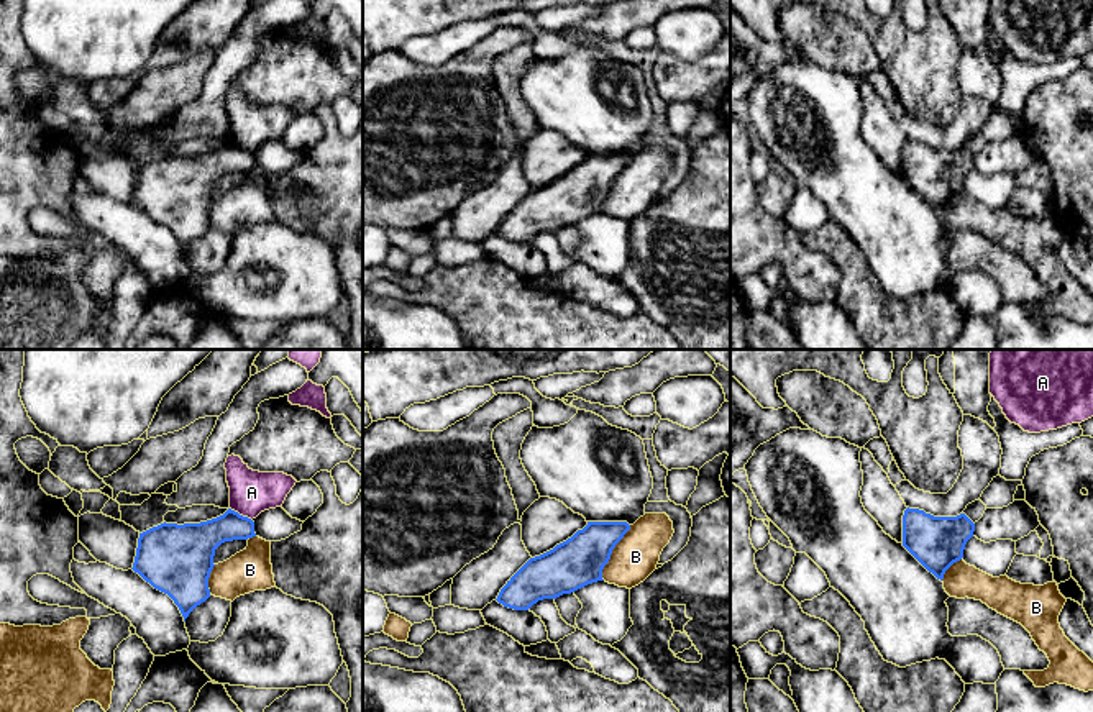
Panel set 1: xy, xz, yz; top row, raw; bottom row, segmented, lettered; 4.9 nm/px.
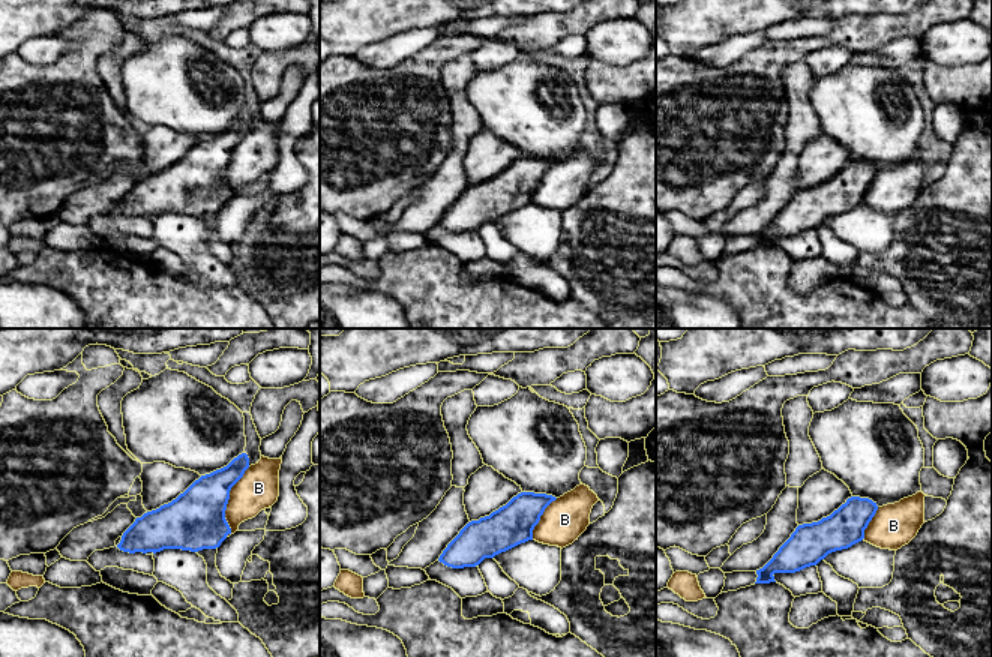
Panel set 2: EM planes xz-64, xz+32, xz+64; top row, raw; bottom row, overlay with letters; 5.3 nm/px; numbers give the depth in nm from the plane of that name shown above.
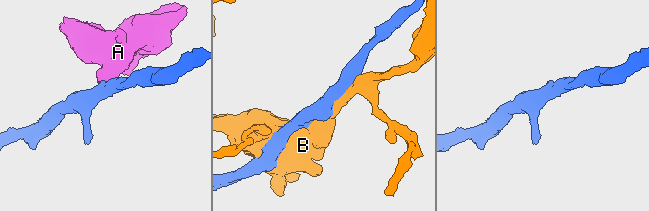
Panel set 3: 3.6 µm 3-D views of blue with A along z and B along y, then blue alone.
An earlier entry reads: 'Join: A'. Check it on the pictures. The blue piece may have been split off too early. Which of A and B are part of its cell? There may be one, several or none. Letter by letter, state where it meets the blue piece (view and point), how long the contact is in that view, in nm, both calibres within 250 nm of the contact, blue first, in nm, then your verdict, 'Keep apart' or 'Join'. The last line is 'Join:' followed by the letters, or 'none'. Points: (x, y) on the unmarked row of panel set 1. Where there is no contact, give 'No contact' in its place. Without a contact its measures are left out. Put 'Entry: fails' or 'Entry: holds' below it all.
A: Touches blue at xy (242, 148). Shared border 130 nm. Thickness 180 nm (blue) against 220 nm. Keep apart
B: Touches blue at xz (611, 186). Shared border 300 nm. Thickness 240 nm (blue) against 220 nm. Keep apart
Join: none
Entry: fails

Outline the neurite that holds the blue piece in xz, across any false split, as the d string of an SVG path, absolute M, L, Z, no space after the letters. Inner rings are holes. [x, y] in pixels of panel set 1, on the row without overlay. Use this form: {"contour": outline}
{"contour": "M588 154L566 174L530 190L507 213L496 233L514 243L528 243L538 233L556 231L604 213L602 202L629 162L627 154Z"}

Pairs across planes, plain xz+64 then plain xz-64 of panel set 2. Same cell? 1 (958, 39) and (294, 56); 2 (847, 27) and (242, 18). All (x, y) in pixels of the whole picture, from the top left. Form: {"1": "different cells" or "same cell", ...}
{"1": "different cells", "2": "same cell"}

